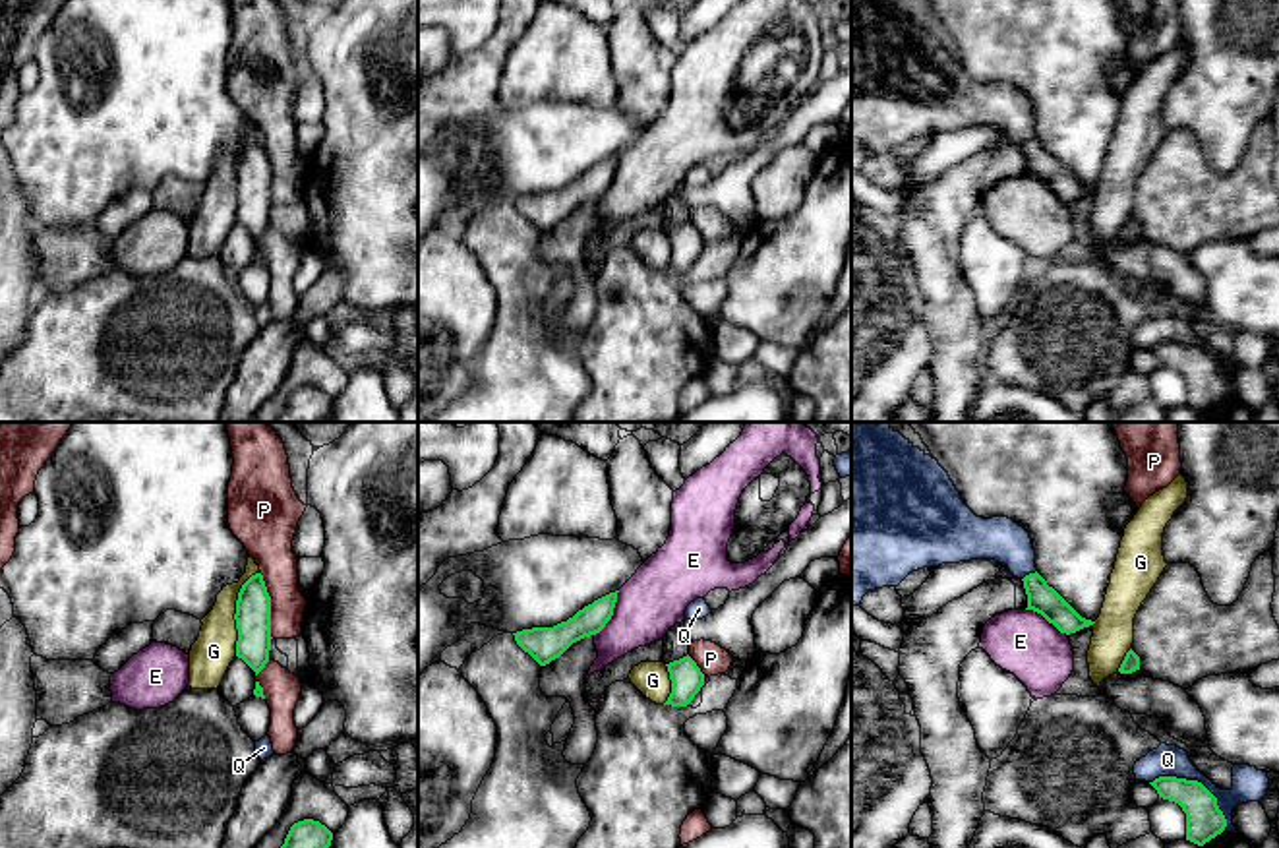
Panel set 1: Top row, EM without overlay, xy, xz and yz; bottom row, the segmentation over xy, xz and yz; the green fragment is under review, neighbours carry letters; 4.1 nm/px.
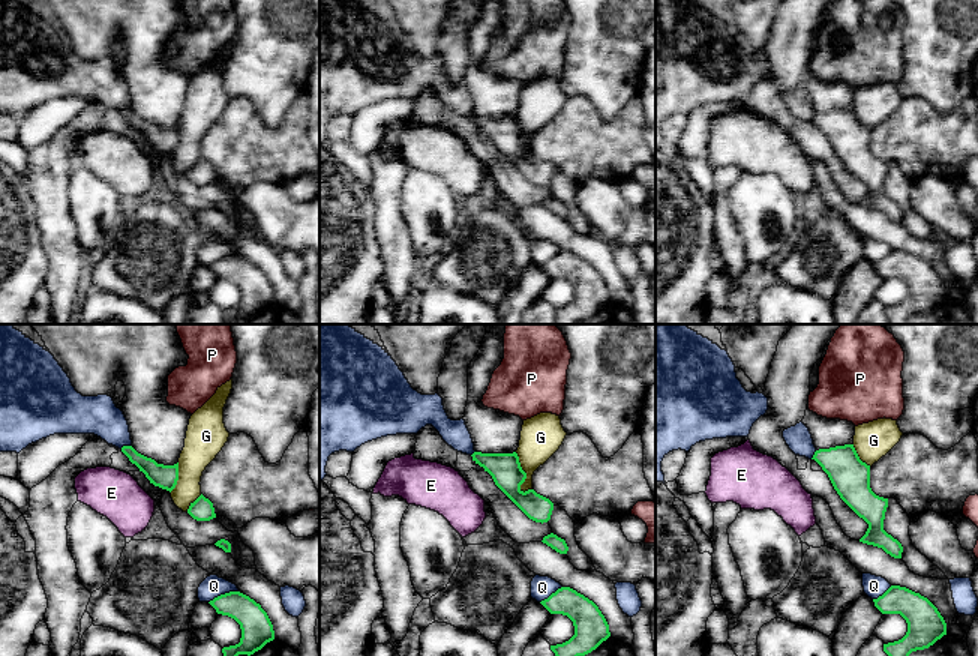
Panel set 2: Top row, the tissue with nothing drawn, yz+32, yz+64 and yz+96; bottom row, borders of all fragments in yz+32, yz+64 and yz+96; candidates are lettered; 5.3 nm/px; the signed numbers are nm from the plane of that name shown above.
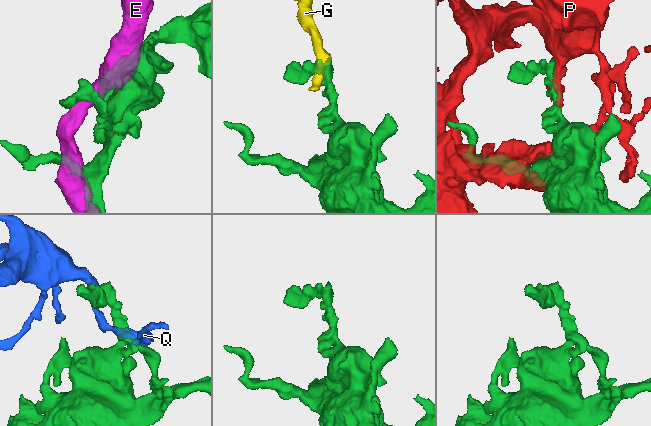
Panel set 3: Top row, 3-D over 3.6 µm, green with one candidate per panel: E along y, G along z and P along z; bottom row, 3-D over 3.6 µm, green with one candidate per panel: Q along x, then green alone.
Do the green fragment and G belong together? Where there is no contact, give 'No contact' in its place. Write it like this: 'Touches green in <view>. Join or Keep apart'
Touches green in xy. Keep apart

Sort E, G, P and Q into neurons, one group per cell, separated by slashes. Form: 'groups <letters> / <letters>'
groups E / G / P / Q

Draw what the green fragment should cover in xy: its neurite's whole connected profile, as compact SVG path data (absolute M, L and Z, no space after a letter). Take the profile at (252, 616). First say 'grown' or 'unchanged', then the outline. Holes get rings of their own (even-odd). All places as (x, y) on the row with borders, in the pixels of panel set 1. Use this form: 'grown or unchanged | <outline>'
unchanged | M261 573L252 575L240 589L236 600L236 656L242 658L255 676L269 662L271 651L271 596Z

